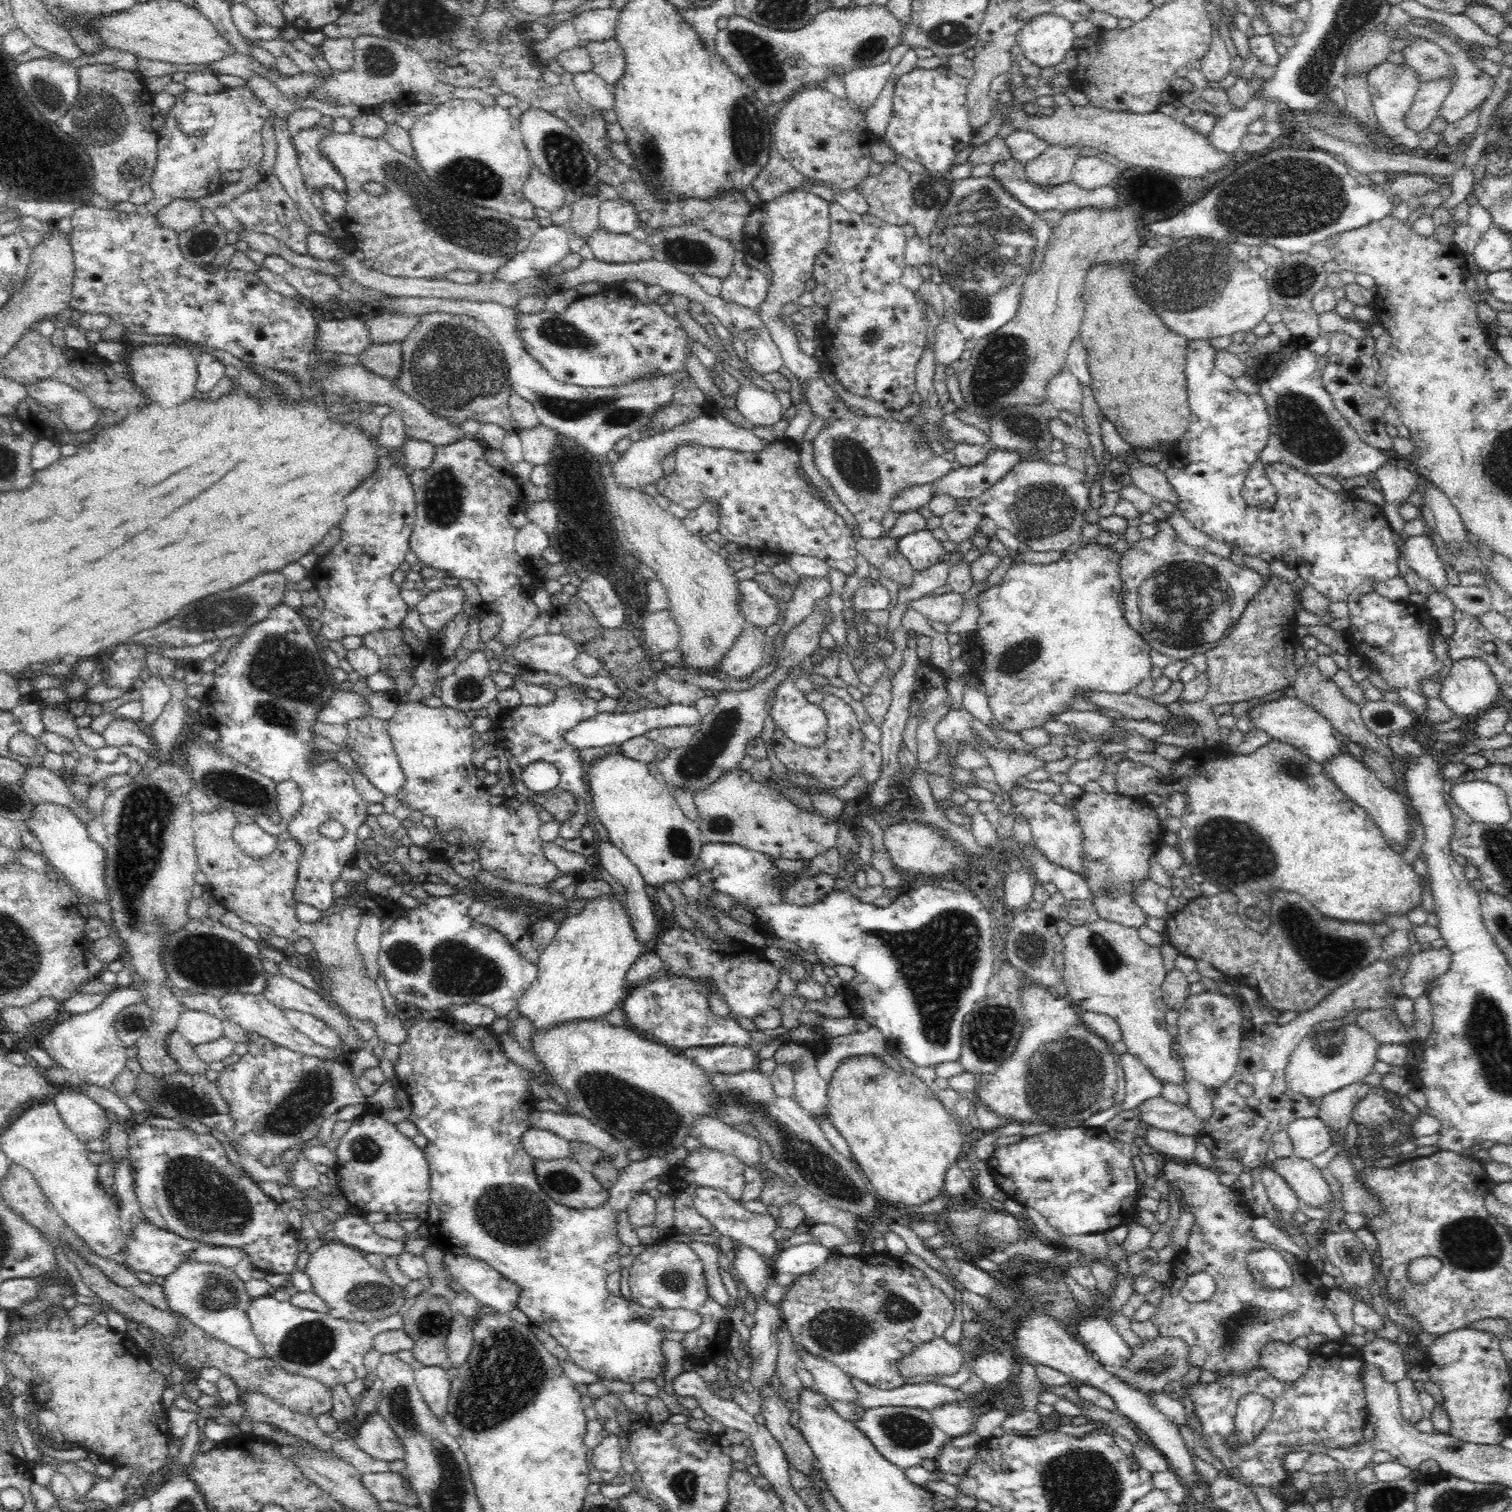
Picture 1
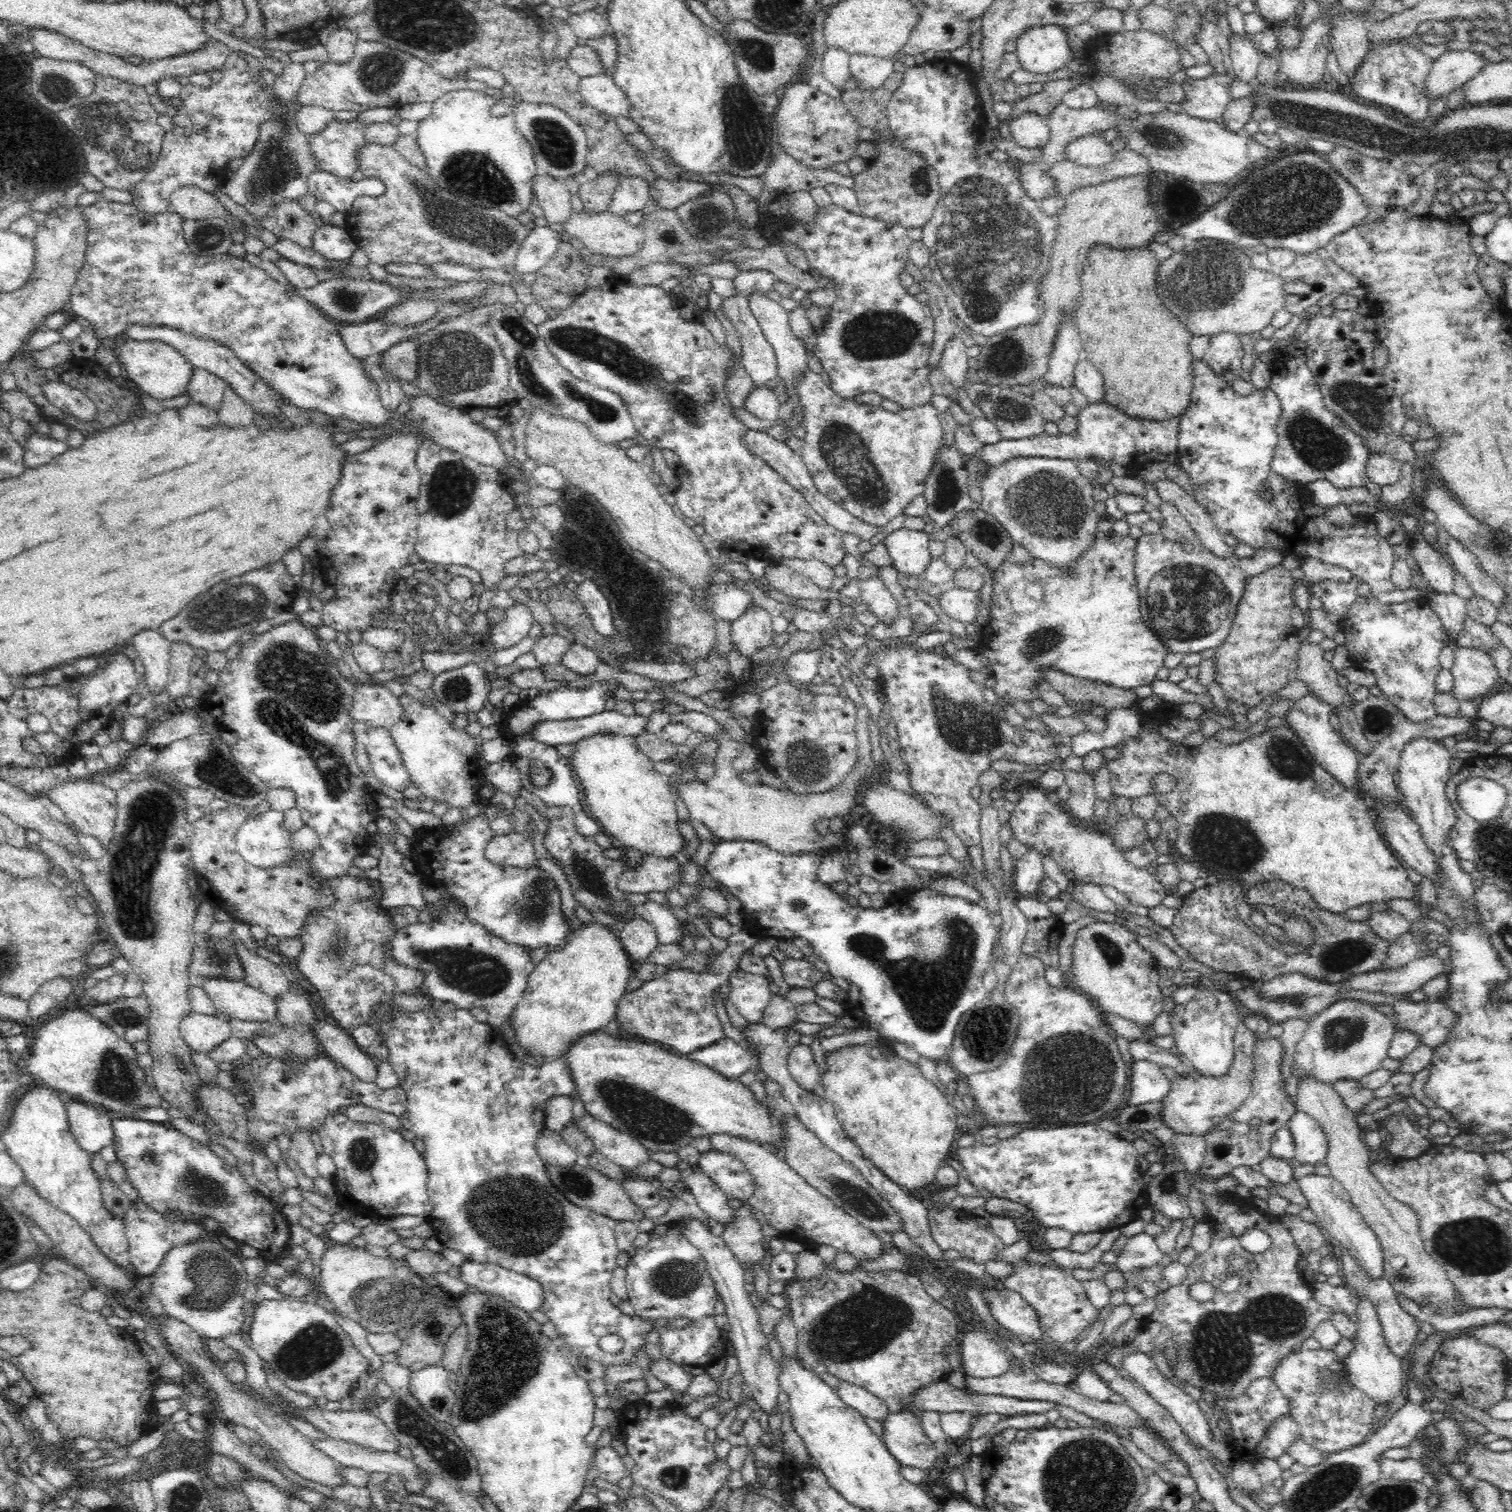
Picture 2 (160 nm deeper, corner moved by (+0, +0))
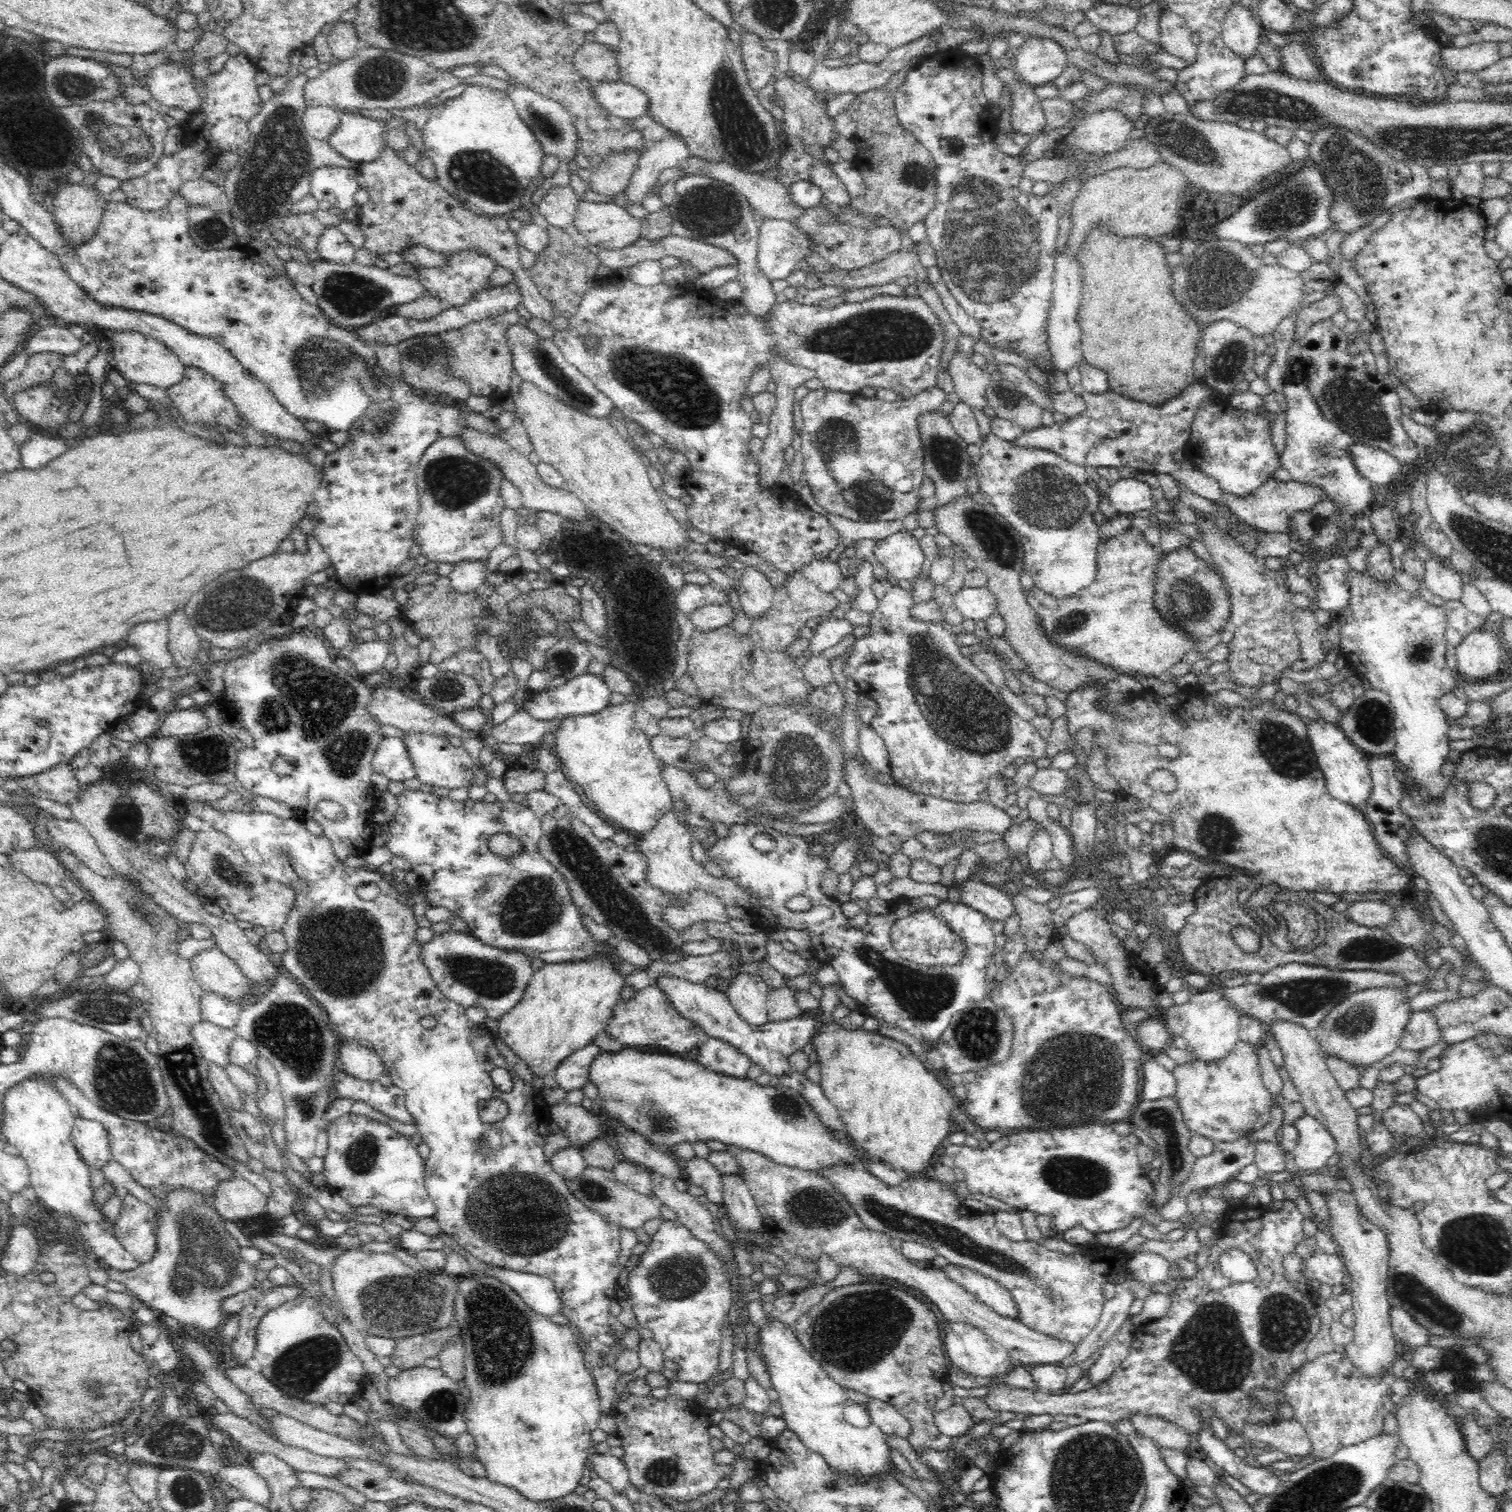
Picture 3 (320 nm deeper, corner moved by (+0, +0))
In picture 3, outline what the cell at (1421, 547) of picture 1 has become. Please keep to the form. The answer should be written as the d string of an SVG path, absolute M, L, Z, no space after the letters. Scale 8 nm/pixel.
M1432 556L1424 561L1423 582L1436 596L1446 600L1461 600L1462 586L1466 578L1451 565L1447 566L1440 558Z

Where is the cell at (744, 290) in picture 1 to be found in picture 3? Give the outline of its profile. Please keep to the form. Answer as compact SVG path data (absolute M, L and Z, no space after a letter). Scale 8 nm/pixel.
M764 217L759 223L758 237L758 267L762 269L764 276L769 281L785 279L790 272L794 271L800 260L808 258L812 254L814 241L810 239L808 233L804 233L796 221L784 219L770 219Z

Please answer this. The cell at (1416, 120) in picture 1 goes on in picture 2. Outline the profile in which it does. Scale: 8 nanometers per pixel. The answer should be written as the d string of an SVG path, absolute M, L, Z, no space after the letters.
M1449 50L1438 57L1426 78L1426 95L1436 100L1449 95L1474 78L1489 61L1482 53L1472 50Z

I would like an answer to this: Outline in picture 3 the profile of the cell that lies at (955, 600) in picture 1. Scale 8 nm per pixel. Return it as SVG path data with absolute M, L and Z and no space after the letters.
M964 587L952 595L952 604L961 612L965 619L972 618L975 622L985 621L990 614L998 612L996 598L988 587Z

